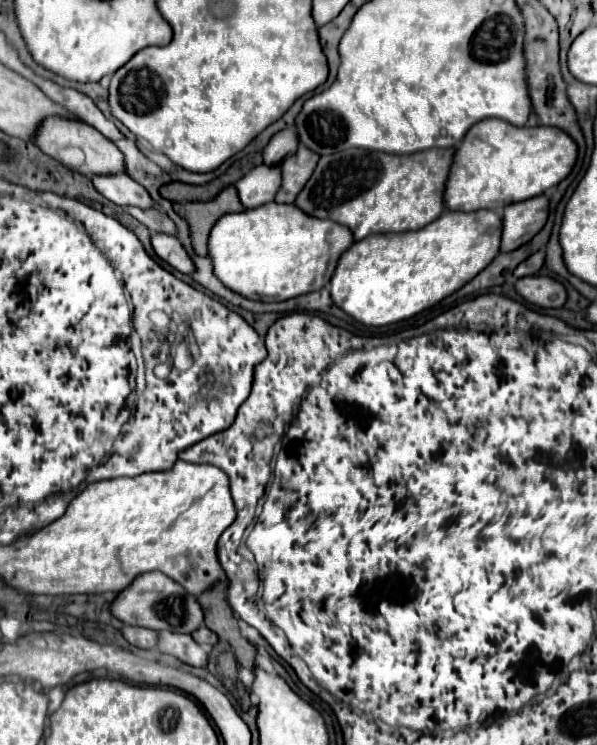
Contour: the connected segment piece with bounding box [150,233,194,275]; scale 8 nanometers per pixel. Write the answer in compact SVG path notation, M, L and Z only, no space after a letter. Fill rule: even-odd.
M152 233L150 235L152 247L156 251L156 255L166 261L168 265L172 265L174 269L178 269L180 273L190 275L194 271L192 259L188 257L188 253L184 251L184 247L180 245L180 241L174 235L166 235L166 233Z

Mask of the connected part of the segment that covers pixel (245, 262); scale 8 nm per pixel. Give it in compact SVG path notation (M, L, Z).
M266 203L256 209L246 209L242 213L222 215L208 237L208 257L212 261L214 275L230 291L252 299L252 301L286 301L310 291L318 291L328 285L338 257L352 245L350 231L332 221L318 221L306 217L296 205Z

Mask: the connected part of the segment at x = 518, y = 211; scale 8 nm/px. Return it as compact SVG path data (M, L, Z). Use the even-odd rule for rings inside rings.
M544 195L508 205L502 217L500 253L514 251L520 245L528 243L544 227L546 219L548 219L548 197Z

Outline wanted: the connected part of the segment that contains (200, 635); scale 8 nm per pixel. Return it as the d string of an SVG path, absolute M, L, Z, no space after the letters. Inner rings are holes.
M202 627L202 629L194 631L194 633L192 633L192 637L194 637L200 645L206 645L206 647L208 647L208 645L212 645L212 647L214 647L214 645L218 643L218 635L214 635L208 627Z

